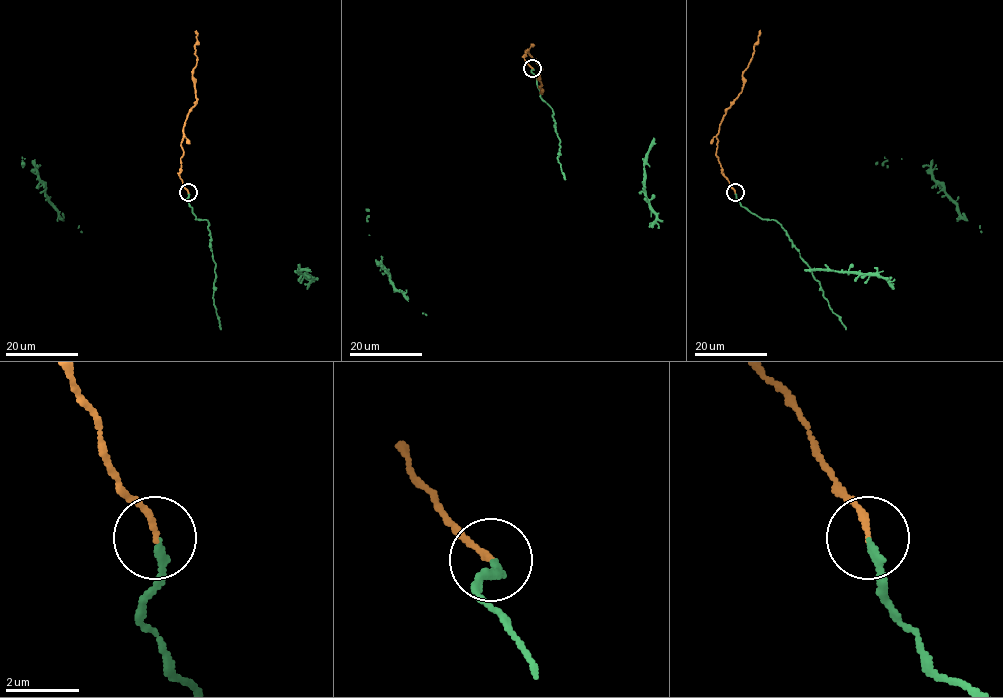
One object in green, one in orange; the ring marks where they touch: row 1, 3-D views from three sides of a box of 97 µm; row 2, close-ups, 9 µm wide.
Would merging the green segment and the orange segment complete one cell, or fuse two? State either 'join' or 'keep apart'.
join

